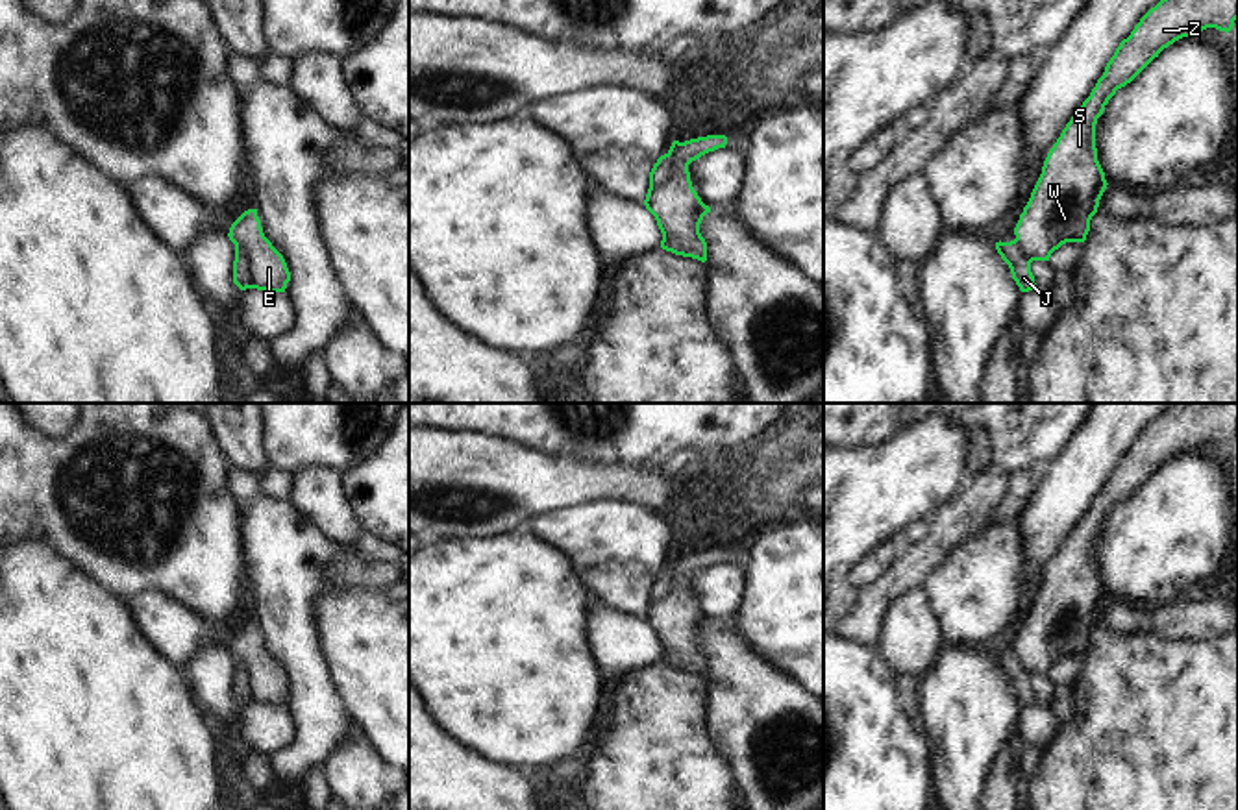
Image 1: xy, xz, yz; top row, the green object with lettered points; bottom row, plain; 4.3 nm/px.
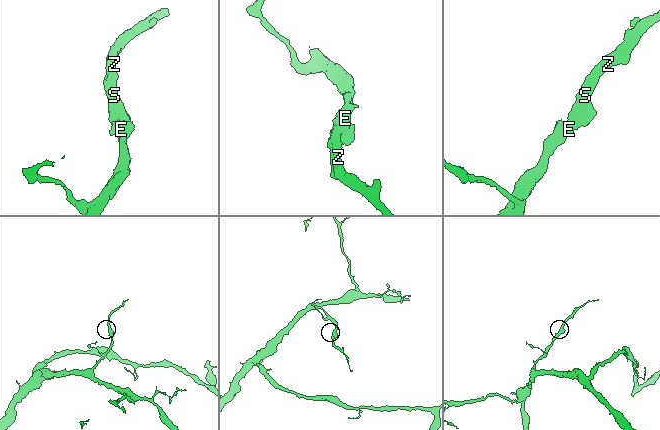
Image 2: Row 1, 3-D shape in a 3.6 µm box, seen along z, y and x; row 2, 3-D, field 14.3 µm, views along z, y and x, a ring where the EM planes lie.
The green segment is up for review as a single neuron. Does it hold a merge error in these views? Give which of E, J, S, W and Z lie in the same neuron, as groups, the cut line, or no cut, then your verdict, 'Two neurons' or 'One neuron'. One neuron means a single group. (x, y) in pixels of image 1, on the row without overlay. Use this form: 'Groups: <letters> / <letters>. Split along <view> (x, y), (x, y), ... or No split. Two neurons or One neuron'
Groups: E S W Z / J. Split along xz (668, 568), (676, 585), (650, 601). Two neurons

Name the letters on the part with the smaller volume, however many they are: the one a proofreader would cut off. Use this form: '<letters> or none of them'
J

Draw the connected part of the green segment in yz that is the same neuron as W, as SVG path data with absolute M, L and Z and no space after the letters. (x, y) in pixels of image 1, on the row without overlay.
M1173 403L1120 457L1090 510L1049 564L1014 642L1020 666L1031 677L1049 675L1066 657L1086 655L1108 599L1097 575L1096 538L1116 505L1175 455L1207 442L1229 448L1236 433L1238 403Z

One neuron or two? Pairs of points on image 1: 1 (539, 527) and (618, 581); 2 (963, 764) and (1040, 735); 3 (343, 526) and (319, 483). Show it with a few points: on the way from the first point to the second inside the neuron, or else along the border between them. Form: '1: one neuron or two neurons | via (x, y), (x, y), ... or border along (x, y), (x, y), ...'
1: one neuron | via (559, 527), (567, 529), (598, 561)
2: two neurons | border along (1022, 707), (1015, 731)
3: one neuron | via (341, 515), (324, 494)

